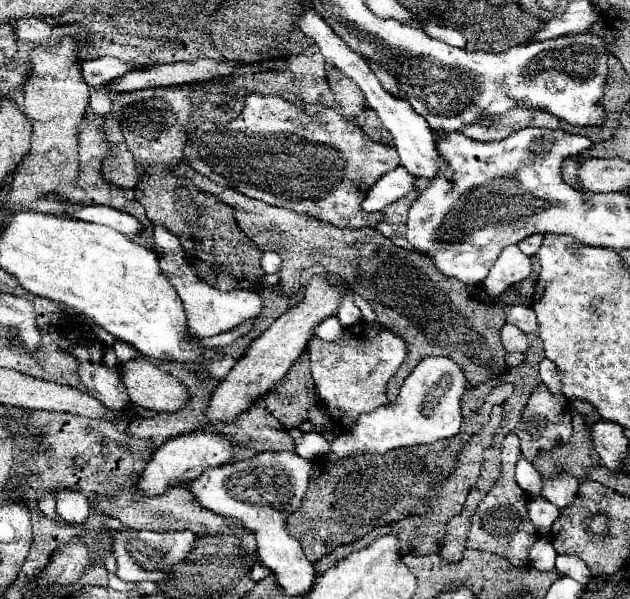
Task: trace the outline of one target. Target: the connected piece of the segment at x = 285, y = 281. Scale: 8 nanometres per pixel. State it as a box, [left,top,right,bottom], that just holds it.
[175,166,521,402]

